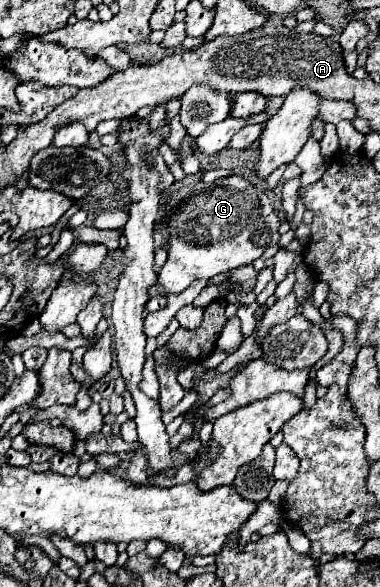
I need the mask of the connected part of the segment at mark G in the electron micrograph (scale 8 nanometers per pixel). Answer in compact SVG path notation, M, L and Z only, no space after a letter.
M229 176L219 182L207 184L207 182L197 182L191 190L189 196L179 200L173 206L173 216L169 218L169 232L171 232L171 246L169 246L169 258L161 272L157 274L157 284L151 286L149 296L167 296L167 294L179 294L183 292L191 282L195 280L209 280L217 274L229 272L233 268L249 266L257 258L263 256L265 248L271 244L279 244L279 226L283 222L283 216L277 212L273 206L271 198L267 196L267 190L259 182L251 182L243 176Z

